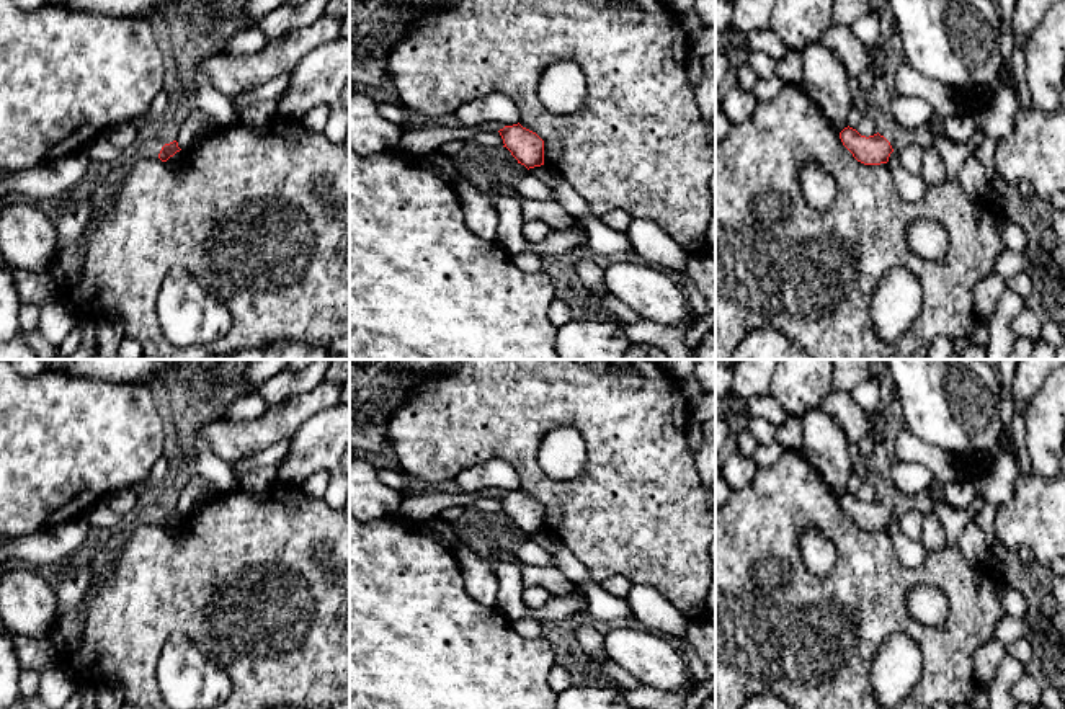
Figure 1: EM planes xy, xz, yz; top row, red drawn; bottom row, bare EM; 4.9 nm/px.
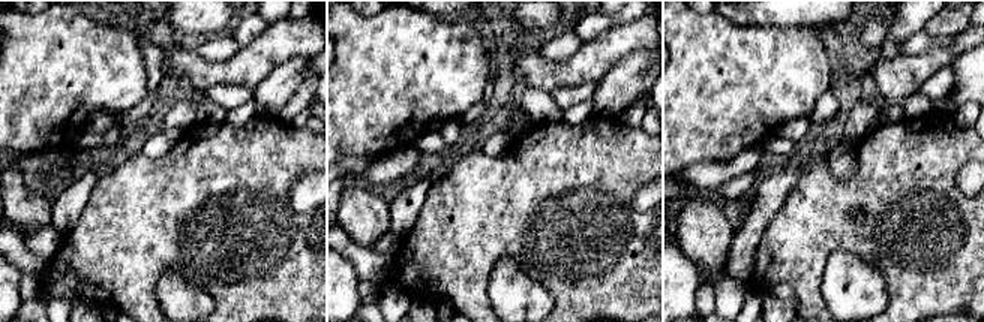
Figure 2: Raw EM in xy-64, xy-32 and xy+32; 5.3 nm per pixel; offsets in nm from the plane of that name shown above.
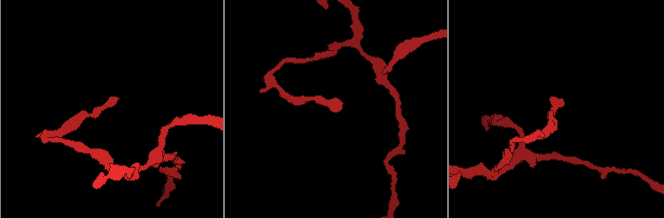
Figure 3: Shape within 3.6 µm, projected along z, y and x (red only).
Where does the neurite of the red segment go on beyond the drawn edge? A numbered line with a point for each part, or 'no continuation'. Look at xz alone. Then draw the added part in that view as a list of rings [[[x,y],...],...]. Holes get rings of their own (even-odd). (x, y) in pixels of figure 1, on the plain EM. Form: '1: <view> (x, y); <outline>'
no continuation

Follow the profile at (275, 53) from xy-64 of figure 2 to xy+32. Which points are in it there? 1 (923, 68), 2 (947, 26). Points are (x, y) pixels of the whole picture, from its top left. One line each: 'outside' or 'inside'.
1: inside
2: outside

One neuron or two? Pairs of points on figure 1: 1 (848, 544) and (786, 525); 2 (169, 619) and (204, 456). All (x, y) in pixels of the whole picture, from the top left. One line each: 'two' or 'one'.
1: one
2: two

